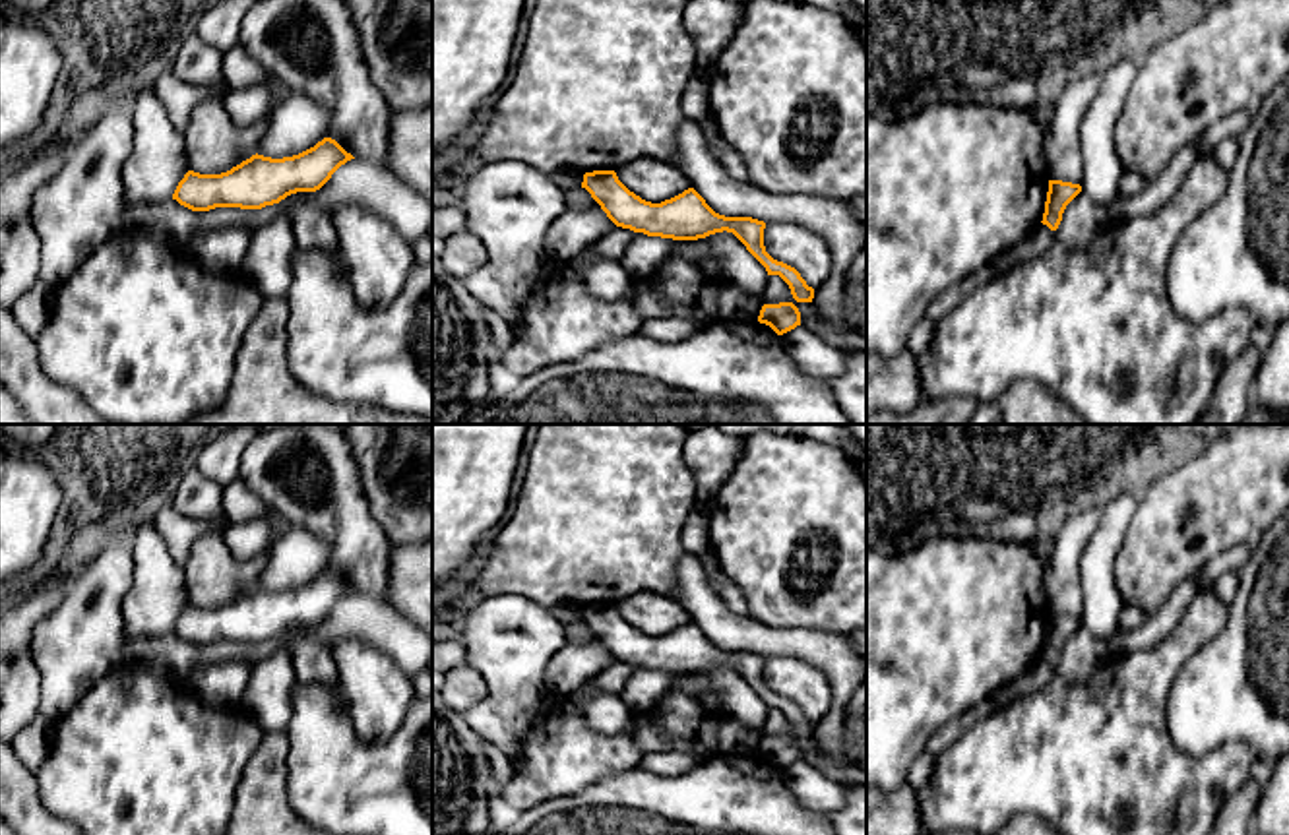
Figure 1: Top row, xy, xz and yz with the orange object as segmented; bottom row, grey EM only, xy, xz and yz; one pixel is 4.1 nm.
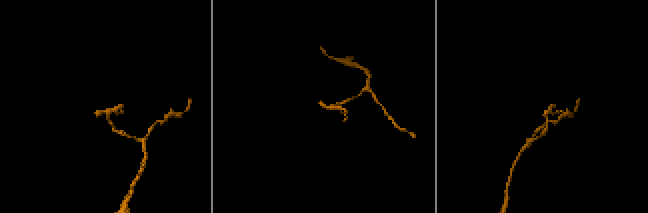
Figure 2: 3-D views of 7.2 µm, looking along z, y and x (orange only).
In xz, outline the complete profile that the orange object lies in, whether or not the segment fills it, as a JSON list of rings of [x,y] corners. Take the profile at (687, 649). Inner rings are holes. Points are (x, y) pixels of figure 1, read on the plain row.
[[[614,604],[585,606],[582,622],[591,628],[601,643],[566,643],[550,659],[543,678],[547,690],[554,696],[566,697],[580,692],[616,661],[673,674],[698,674],[727,665],[746,680],[768,709],[779,709],[789,719],[797,736],[812,736],[814,732],[814,723],[806,719],[795,701],[773,694],[766,686],[764,655],[719,649],[694,622],[661,637],[645,635],[630,626]]]

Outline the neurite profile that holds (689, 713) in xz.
[[[680,674],[649,709],[669,742],[667,750],[715,756],[721,697],[702,674]]]

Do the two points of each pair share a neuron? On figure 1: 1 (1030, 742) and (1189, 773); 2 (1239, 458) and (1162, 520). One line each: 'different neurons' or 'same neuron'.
1: same neuron
2: same neuron

